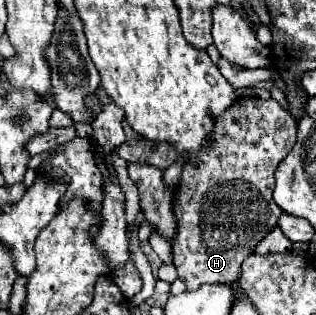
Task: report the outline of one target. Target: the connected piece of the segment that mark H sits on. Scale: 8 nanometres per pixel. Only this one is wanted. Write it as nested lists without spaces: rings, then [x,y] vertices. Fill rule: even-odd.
[[[237,98],[217,120],[209,144],[203,152],[193,154],[183,166],[181,184],[173,196],[173,212],[177,218],[177,236],[173,240],[173,266],[187,290],[197,290],[203,284],[233,284],[241,276],[241,262],[253,254],[259,240],[277,226],[281,208],[273,200],[275,170],[291,152],[297,136],[297,120],[283,110],[273,98],[261,100]]]

